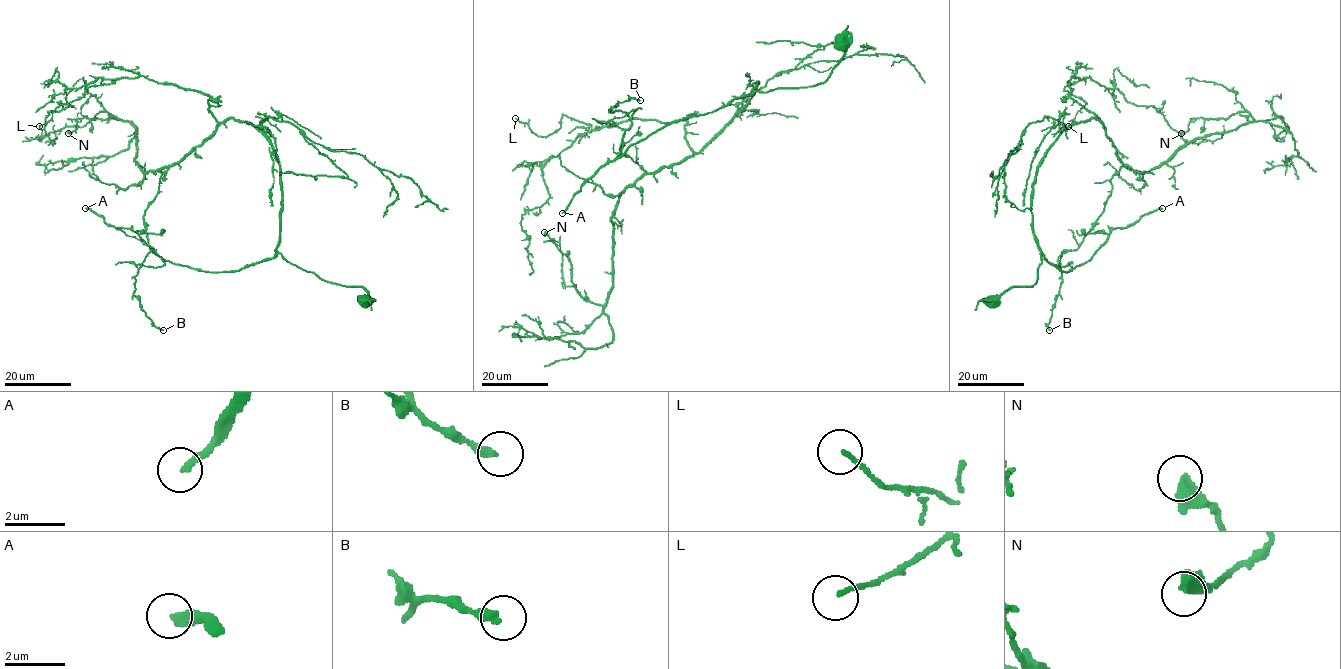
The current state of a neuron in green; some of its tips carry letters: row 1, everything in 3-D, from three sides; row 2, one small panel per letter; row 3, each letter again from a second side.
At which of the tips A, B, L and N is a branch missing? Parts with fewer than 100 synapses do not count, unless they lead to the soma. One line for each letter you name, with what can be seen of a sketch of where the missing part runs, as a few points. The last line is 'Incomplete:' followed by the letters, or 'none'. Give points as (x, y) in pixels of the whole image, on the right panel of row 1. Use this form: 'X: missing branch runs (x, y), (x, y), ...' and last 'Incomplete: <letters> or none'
Incomplete: A

